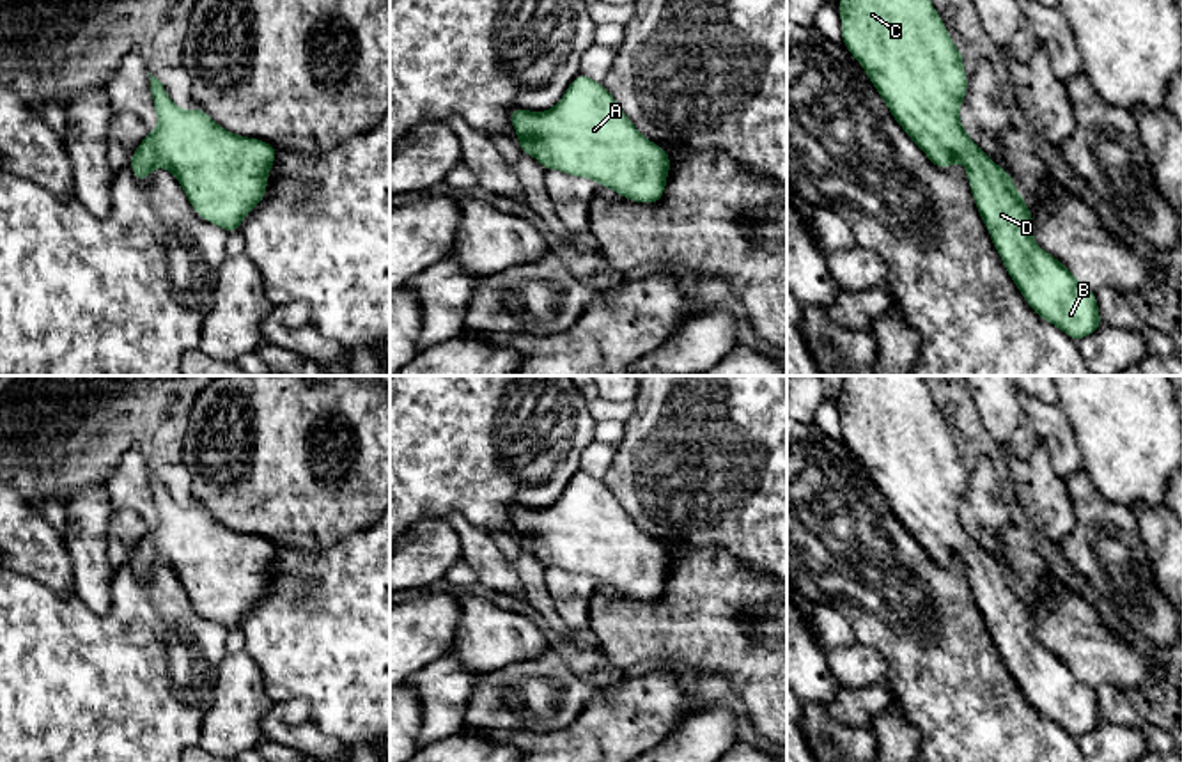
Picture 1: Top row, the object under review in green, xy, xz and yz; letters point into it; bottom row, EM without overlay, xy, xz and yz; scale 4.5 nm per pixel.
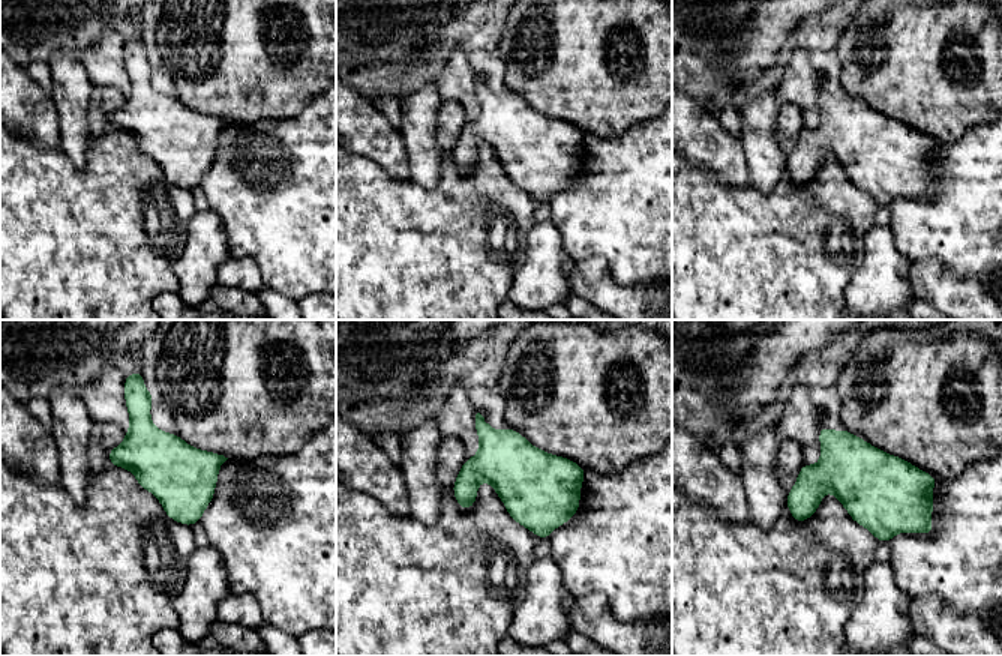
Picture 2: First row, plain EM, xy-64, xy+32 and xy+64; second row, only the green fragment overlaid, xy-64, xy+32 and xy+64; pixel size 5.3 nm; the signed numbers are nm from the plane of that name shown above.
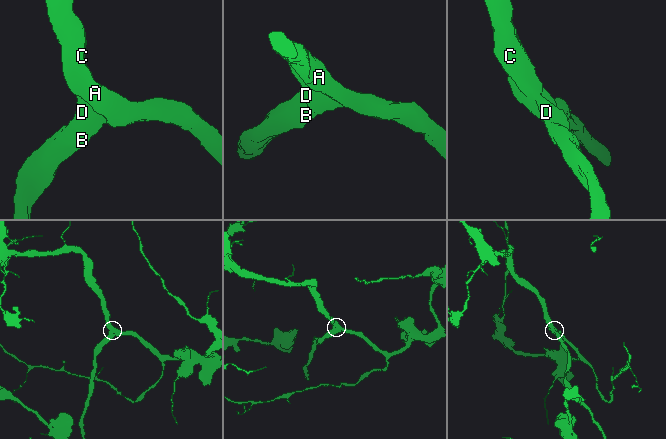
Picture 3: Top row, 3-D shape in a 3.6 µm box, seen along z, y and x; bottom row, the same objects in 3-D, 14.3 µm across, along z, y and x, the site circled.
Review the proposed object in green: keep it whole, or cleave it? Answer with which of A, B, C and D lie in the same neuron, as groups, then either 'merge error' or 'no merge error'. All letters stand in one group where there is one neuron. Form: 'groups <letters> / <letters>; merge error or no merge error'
groups A B C D; no merge error

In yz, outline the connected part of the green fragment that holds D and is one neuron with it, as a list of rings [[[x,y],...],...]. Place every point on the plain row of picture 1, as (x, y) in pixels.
[[[844,376],[838,411],[842,439],[861,461],[907,533],[937,565],[948,567],[953,558],[960,558],[968,567],[973,599],[1026,700],[1040,716],[1058,723],[1076,739],[1095,730],[1102,723],[1095,689],[1033,638],[1035,618],[1012,572],[994,560],[960,521],[959,505],[968,491],[964,450],[953,441],[921,377]]]

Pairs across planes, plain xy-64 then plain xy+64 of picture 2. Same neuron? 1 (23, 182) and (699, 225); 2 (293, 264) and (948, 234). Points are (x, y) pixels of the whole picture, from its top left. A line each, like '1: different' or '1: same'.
1: same
2: same

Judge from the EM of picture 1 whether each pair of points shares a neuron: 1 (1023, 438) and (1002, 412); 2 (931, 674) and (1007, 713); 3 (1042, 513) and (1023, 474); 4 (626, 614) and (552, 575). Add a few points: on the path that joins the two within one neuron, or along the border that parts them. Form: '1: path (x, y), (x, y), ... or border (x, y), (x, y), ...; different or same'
1: path (1016, 431), (1003, 419); same
2: path (950, 686), (977, 713), (987, 713); same
3: path (1042, 502), (1042, 493), (1034, 482); same
4: border (601, 583), (590, 599), (590, 622), (587, 626); different

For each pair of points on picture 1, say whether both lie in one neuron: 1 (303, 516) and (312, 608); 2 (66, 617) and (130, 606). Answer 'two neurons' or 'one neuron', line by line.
1: two neurons
2: one neuron

